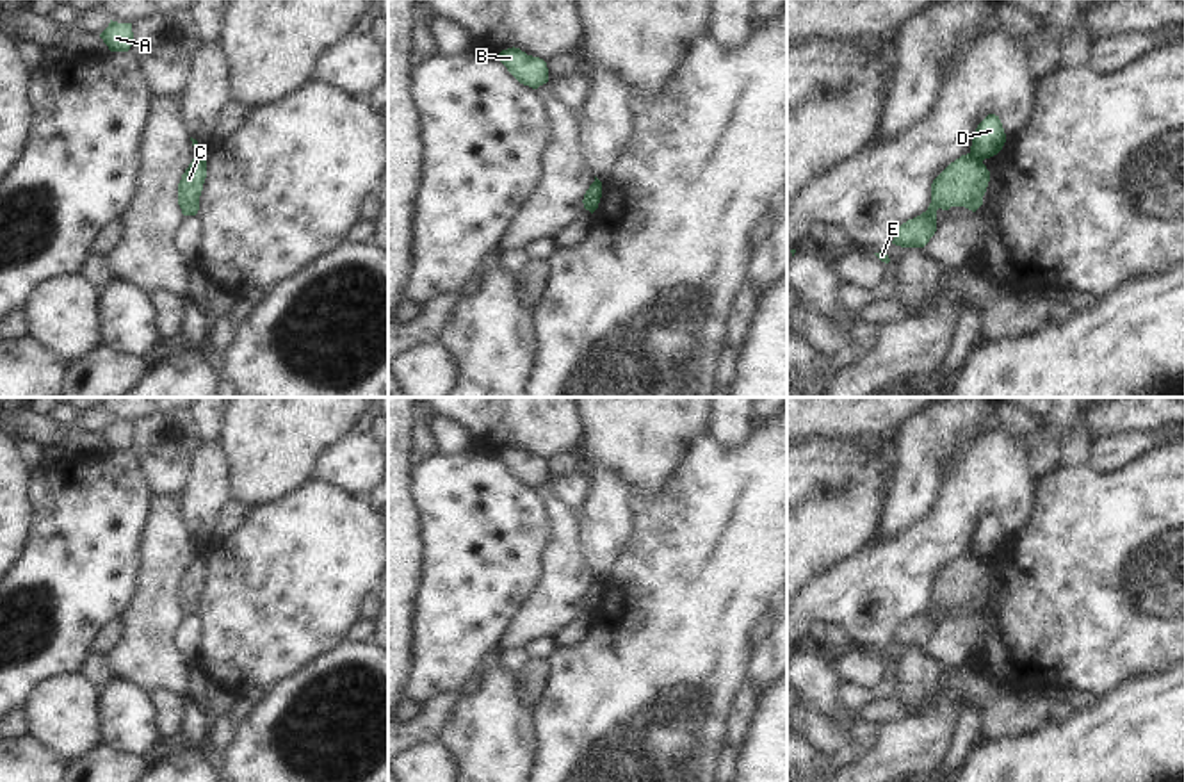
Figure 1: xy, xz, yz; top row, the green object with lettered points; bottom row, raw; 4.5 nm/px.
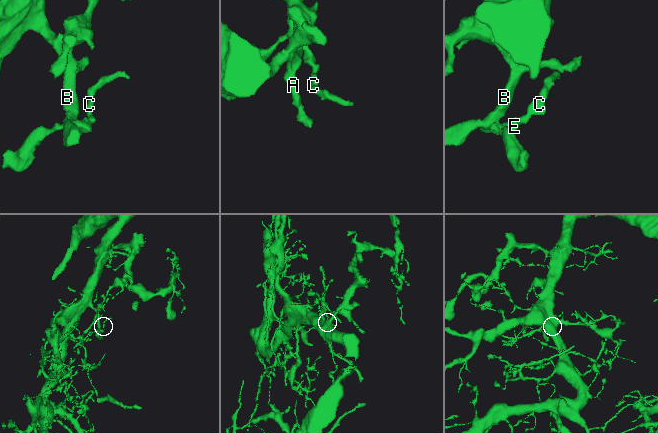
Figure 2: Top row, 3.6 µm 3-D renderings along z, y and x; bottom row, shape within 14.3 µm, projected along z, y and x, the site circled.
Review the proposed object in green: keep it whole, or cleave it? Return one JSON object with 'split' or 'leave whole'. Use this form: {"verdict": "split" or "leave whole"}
{"verdict": "split"}

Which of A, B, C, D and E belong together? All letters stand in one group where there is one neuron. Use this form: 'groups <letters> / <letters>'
groups A B C E / D

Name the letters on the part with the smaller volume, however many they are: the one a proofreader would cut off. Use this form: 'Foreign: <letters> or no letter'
Foreign: D.

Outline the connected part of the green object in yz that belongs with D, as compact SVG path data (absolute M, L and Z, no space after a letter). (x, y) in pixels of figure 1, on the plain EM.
M988 513L976 527L970 545L970 556L983 561L997 554L1006 542L1006 533L999 515Z

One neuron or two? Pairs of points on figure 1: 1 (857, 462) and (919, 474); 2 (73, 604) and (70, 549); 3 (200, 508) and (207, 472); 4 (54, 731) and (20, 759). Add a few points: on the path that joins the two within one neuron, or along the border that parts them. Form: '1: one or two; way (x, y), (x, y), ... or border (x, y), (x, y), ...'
1: two; border (894, 439), (894, 480), (885, 510)
2: one; way (73, 590), (73, 563)
3: one; way (202, 499), (207, 481)
4: two; border (27, 734), (64, 761)

